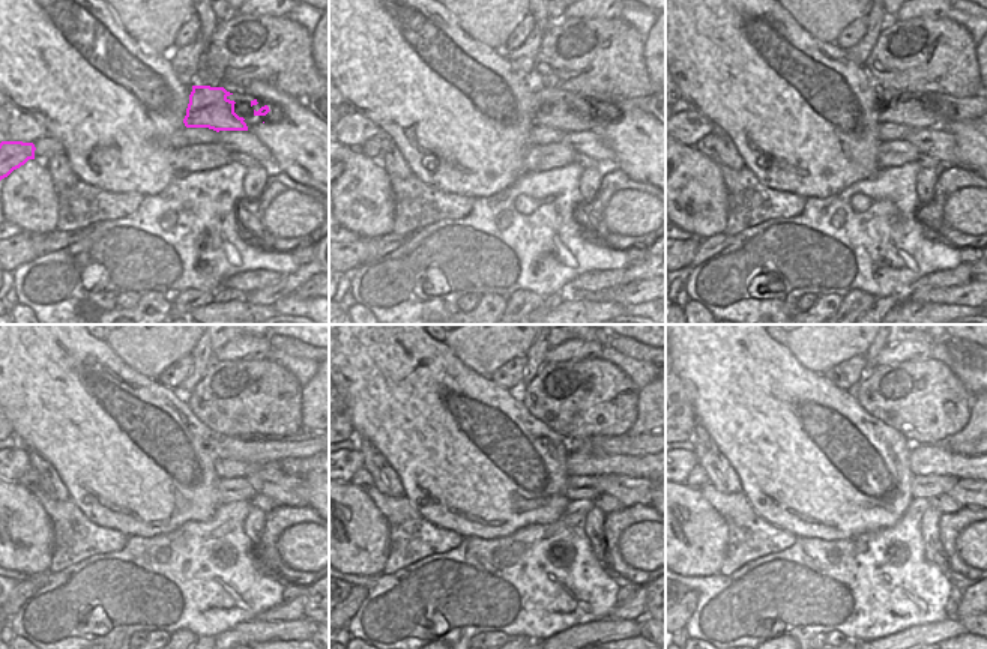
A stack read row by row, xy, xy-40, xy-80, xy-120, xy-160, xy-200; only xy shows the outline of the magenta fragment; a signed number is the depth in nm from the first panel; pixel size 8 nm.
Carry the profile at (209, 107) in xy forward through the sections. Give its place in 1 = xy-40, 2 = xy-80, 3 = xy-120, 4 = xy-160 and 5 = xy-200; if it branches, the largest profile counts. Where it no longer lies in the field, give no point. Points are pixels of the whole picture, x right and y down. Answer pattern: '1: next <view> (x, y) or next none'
1: next xy-40 (552, 110)
2: next xy-80 (933, 113)
3: next xy-120 (254, 449)
4: next xy-160 (619, 445)
5: next xy-200 (969, 448)

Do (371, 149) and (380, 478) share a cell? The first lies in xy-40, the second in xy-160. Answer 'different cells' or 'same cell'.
different cells

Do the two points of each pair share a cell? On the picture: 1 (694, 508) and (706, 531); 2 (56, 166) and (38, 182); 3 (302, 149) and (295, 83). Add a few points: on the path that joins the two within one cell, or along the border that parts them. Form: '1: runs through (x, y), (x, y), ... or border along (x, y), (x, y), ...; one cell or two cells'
1: runs through (694, 514), (700, 525); one cell
2: border along (42, 161), (56, 193); two cells
3: border along (265, 81), (292, 96), (304, 99); two cells

